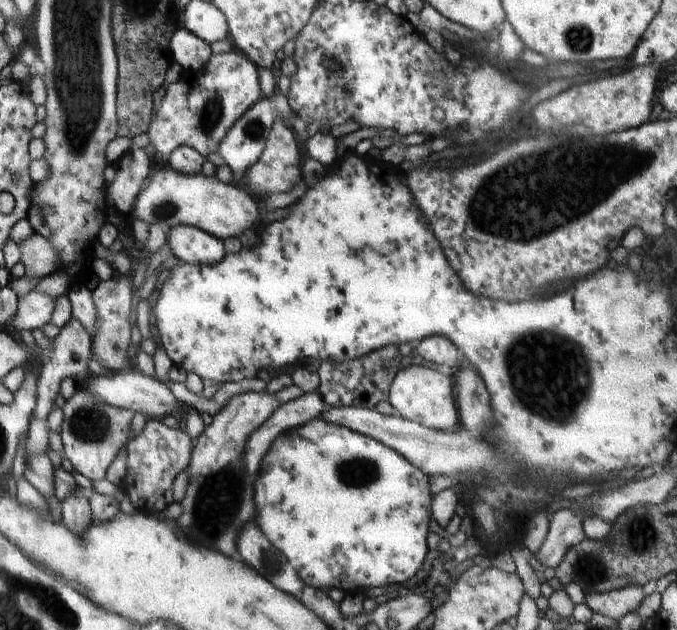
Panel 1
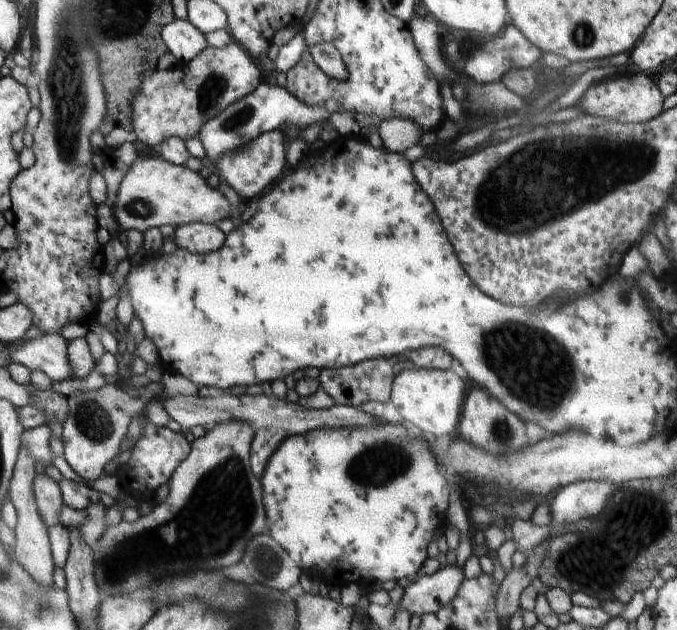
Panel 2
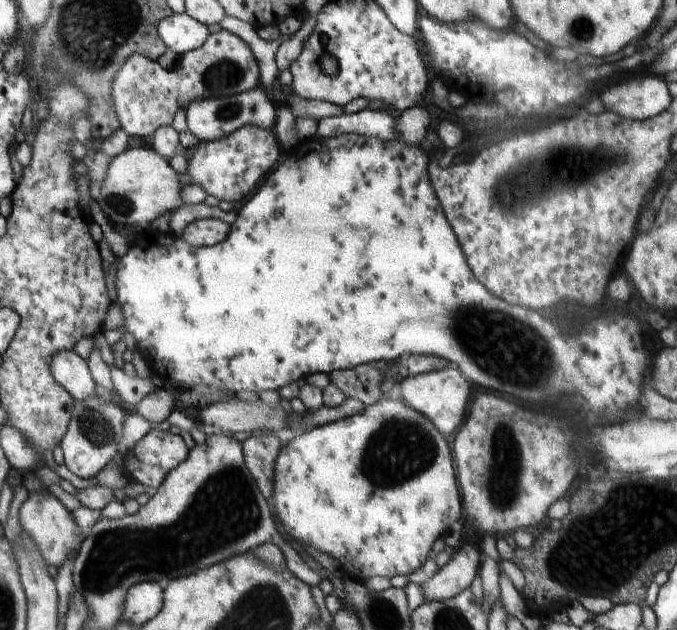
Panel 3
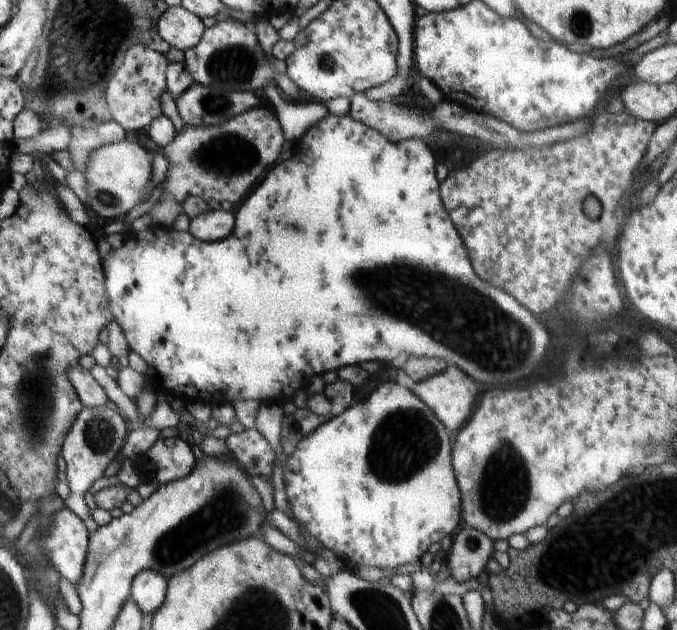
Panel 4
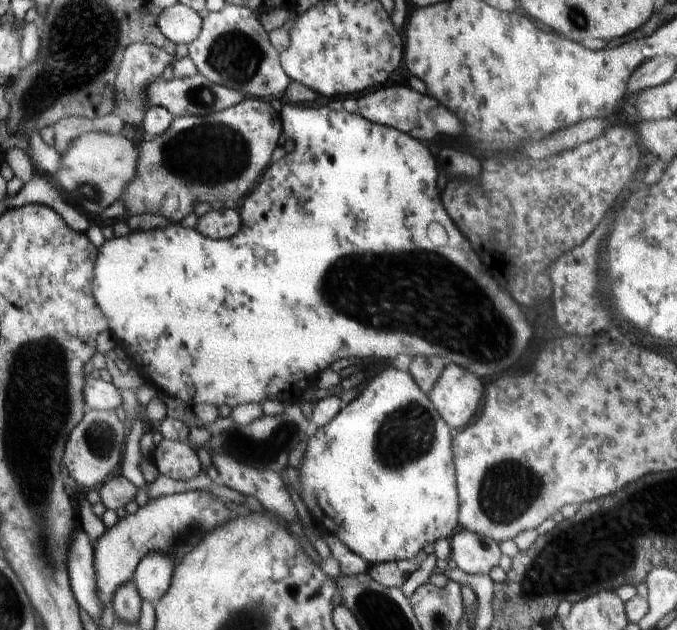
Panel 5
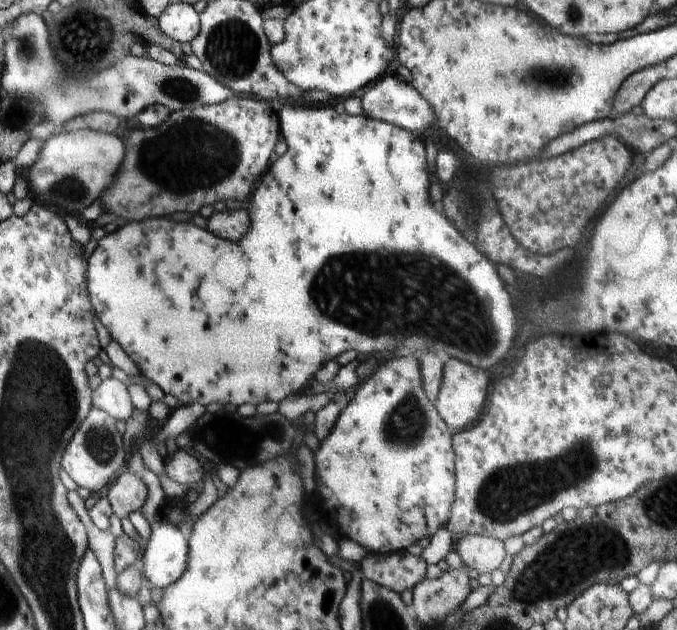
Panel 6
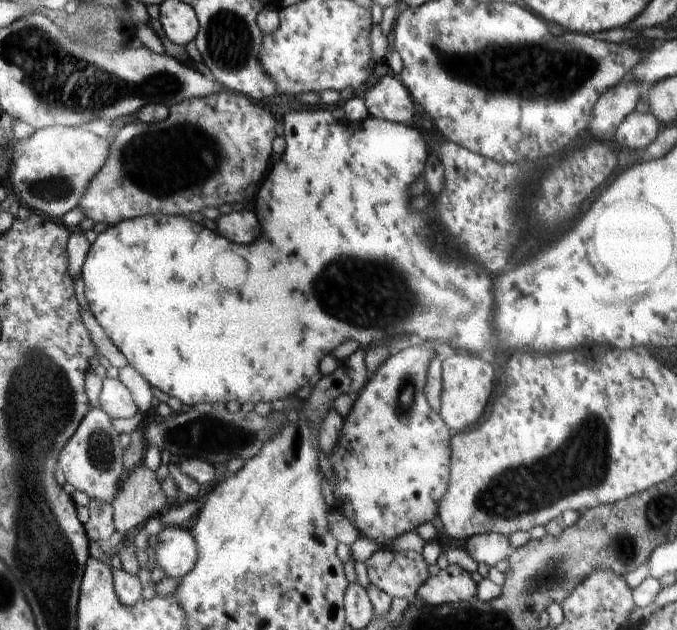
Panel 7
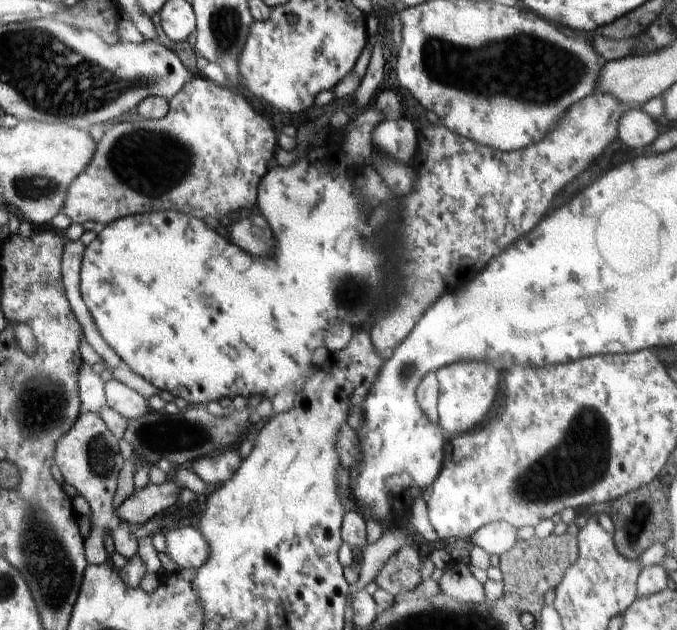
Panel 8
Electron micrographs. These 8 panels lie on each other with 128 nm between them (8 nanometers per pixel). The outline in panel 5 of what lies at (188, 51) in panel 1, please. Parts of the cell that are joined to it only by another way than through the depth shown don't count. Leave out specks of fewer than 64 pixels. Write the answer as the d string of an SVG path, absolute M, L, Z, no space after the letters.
M180 2L171 8L164 9L159 23L162 32L169 37L169 40L178 45L185 43L189 46L200 35L202 18L190 6Z

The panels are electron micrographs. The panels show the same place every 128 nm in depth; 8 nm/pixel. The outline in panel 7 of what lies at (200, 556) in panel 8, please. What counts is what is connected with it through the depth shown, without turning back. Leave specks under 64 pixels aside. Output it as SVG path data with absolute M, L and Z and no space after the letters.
M178 525L166 527L156 546L156 562L172 578L185 578L197 564L197 540L190 530Z

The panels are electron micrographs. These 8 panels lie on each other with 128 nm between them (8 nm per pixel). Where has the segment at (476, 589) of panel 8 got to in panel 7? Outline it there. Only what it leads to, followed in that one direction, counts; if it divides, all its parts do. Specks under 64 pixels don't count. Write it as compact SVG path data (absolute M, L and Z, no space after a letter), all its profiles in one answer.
M448 565L435 576L429 576L418 588L416 598L432 606L440 604L466 603L476 596L476 584L466 570L460 566Z

